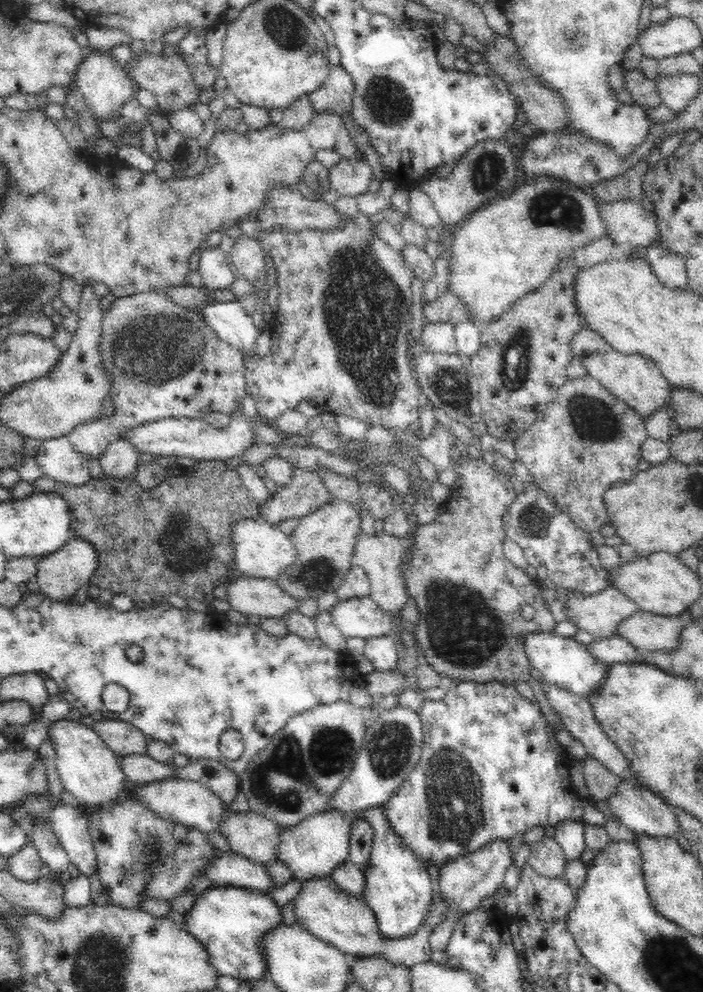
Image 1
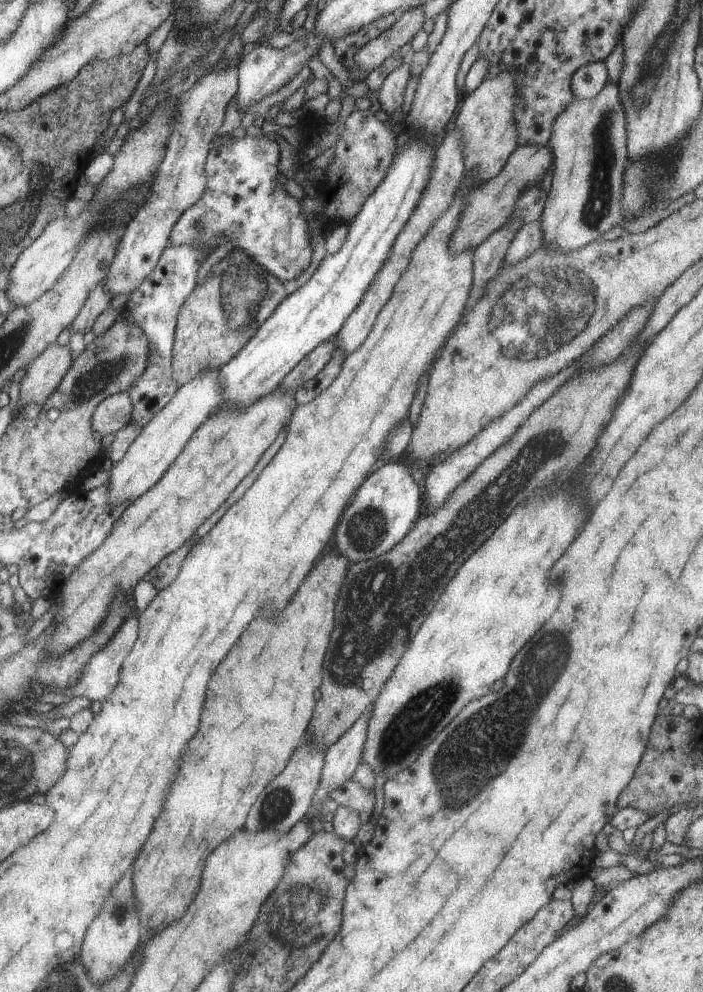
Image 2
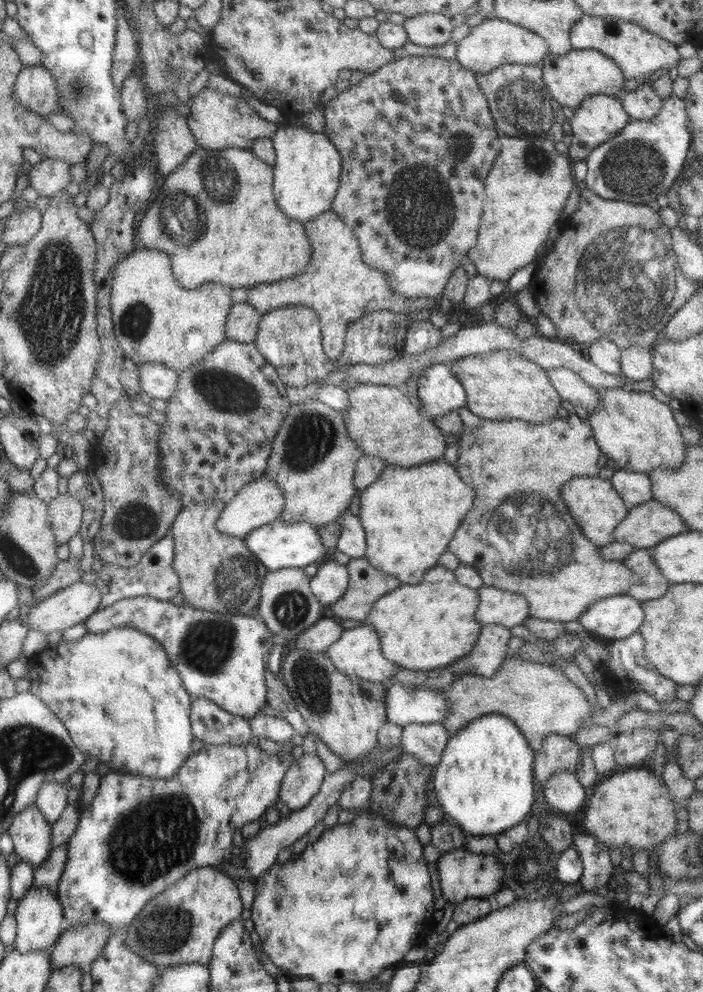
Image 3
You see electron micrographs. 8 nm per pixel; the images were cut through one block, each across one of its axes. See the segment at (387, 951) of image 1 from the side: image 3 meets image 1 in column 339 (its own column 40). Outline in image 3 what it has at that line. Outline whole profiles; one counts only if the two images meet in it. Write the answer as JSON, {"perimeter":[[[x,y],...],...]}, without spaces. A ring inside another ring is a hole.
{"perimeter":[[[33,886],[18,903],[16,916],[19,928],[18,938],[14,944],[15,950],[26,954],[36,950],[46,950],[52,944],[57,944],[58,937],[65,929],[65,909],[56,891],[52,891],[48,887],[36,888]]]}

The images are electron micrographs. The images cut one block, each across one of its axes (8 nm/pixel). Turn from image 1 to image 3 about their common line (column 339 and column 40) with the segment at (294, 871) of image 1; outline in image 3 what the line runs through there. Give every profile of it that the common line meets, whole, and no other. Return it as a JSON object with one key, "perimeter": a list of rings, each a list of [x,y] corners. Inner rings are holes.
{"perimeter":[[[32,805],[25,808],[14,818],[8,832],[14,837],[16,853],[22,861],[38,867],[49,857],[52,827],[38,807]]]}

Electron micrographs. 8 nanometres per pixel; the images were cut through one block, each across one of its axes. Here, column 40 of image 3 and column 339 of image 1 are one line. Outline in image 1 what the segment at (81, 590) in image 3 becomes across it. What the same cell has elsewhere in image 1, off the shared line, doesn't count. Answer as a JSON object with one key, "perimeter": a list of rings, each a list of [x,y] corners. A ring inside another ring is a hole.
{"perimeter":[[[371,597],[338,601],[329,613],[334,626],[347,638],[369,640],[392,632],[390,617]]]}

